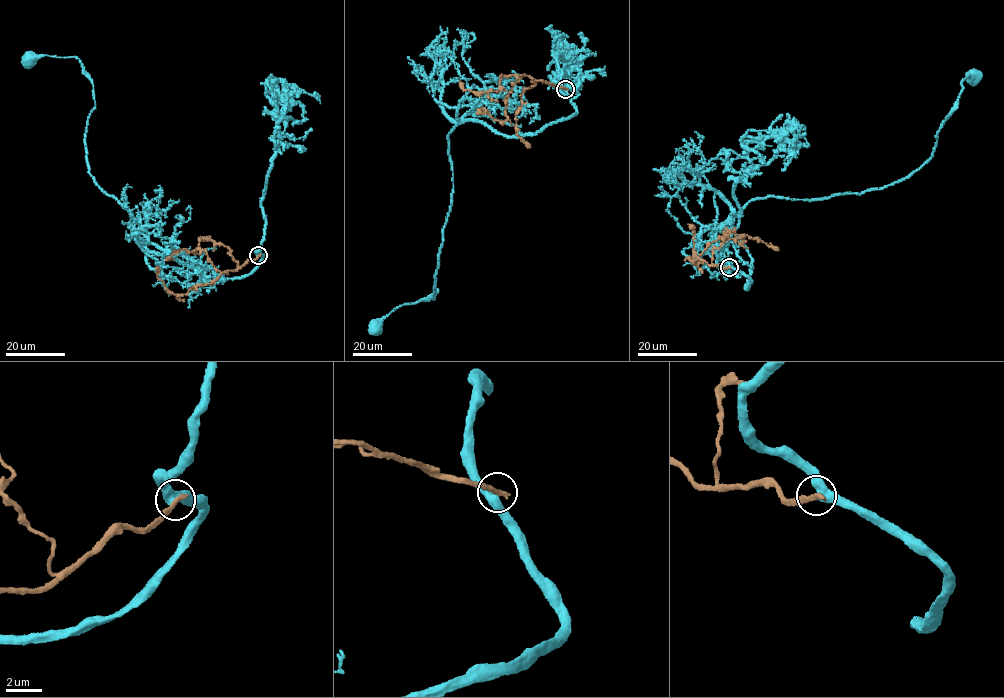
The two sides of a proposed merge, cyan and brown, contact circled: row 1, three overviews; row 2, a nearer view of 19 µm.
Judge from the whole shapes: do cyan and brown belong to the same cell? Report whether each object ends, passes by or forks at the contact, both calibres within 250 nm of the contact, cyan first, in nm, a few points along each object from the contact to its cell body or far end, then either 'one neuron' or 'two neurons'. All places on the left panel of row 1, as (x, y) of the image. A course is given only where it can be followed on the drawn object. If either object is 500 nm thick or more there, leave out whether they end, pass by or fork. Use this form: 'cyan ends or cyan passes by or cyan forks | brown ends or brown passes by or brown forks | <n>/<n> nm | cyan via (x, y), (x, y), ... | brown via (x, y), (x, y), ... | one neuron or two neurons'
cyan passes by | brown ends | 480/320 nm | cyan via (258, 255), (248, 275), (211, 282), (151, 253), (89, 173), (95, 103), (82, 63), (28, 60) | brown via (259, 255), (237, 269), (220, 274), (209, 284), (194, 287), (187, 294), (171, 292), (157, 277), (156, 267) | two neurons

